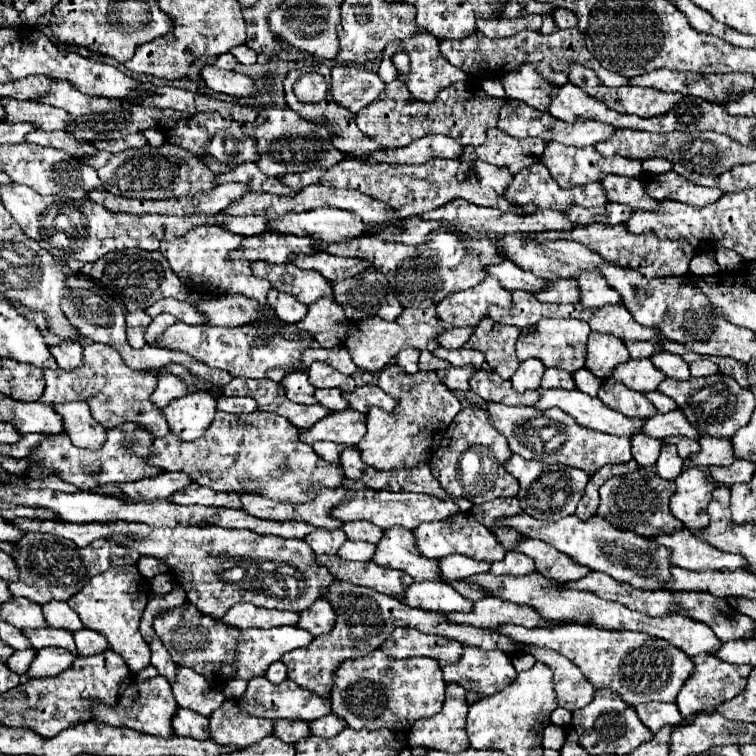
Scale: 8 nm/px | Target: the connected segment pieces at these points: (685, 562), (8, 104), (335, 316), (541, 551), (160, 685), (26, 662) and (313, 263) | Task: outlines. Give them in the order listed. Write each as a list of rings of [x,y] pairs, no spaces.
[[[690,529],[676,531],[674,535],[662,535],[654,541],[660,541],[672,551],[672,565],[684,567],[690,571],[736,571],[750,569],[740,555],[724,553],[716,547],[708,547],[706,541],[696,537]]]
[[[2,99],[4,109],[8,111],[8,119],[12,123],[18,121],[30,121],[36,123],[38,129],[44,131],[54,131],[54,129],[68,129],[70,125],[70,115],[64,109],[38,103],[38,101],[18,101],[18,99]]]
[[[320,299],[308,307],[308,315],[296,327],[310,331],[320,347],[338,347],[342,343],[338,331],[346,331],[346,323],[344,311],[334,299]]]
[[[536,539],[522,541],[520,547],[516,547],[516,551],[532,557],[534,563],[536,563],[536,571],[540,571],[542,575],[552,577],[560,583],[580,581],[582,577],[586,577],[590,573],[590,567],[584,567],[584,565],[576,563],[566,553],[560,553],[552,545],[536,541]]]
[[[158,675],[158,677],[146,679],[142,683],[132,679],[128,689],[122,695],[118,695],[114,705],[94,701],[90,713],[92,713],[92,719],[96,723],[106,723],[106,725],[112,725],[112,727],[128,727],[128,729],[136,729],[136,731],[142,731],[142,733],[150,733],[150,735],[168,737],[168,735],[174,735],[172,711],[176,711],[176,707],[178,707],[178,703],[172,699],[170,683],[164,677]]]
[[[34,647],[24,649],[24,651],[14,651],[14,653],[8,657],[6,665],[8,665],[12,671],[16,671],[18,675],[22,675],[22,673],[28,671],[30,663],[34,661],[34,657],[36,657],[36,649],[34,649]]]
[[[318,253],[318,255],[306,255],[306,257],[300,255],[300,259],[296,259],[294,265],[300,269],[318,271],[328,281],[336,281],[336,279],[348,279],[364,271],[370,263],[358,257],[336,257],[328,253]]]

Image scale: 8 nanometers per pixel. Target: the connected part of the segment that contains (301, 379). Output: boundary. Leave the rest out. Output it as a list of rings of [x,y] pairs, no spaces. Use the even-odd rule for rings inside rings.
[[[294,371],[294,373],[288,373],[280,385],[286,389],[286,395],[290,401],[294,403],[304,403],[304,405],[312,405],[316,403],[314,399],[314,387],[310,385],[308,381],[308,373],[306,371]]]

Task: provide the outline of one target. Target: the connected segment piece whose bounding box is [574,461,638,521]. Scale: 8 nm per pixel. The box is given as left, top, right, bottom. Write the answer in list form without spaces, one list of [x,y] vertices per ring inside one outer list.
[[[636,461],[628,463],[628,467],[602,467],[596,475],[590,477],[590,481],[586,485],[586,491],[584,491],[582,499],[580,499],[574,515],[578,519],[582,519],[582,521],[592,519],[596,515],[596,509],[598,509],[598,489],[600,489],[600,485],[604,481],[608,481],[610,477],[614,477],[614,475],[624,475],[628,471],[634,471],[634,469],[638,469],[638,463]]]

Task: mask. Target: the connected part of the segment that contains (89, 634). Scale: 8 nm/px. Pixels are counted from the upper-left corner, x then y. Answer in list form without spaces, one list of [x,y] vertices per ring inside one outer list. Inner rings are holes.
[[[80,629],[80,631],[74,631],[72,635],[74,635],[78,655],[96,655],[108,649],[108,641],[104,641],[102,635],[98,635],[96,631]]]

